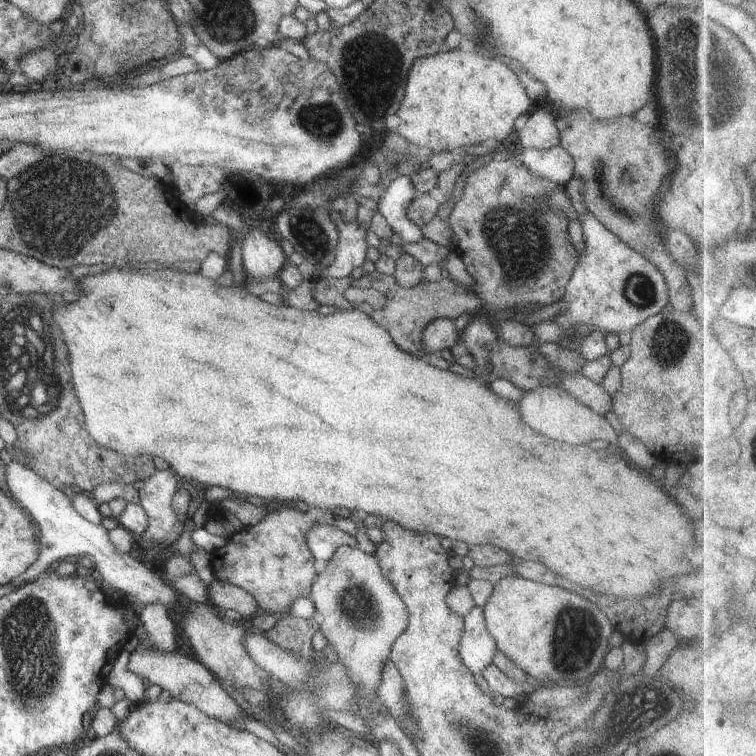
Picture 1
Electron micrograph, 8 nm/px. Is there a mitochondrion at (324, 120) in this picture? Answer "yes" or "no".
yes

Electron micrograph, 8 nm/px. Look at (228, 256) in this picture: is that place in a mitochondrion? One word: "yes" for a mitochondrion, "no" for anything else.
no

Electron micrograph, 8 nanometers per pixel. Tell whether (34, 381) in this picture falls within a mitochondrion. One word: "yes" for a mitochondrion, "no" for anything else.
yes

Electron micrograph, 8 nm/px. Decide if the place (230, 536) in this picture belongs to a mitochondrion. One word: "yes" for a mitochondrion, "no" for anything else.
no

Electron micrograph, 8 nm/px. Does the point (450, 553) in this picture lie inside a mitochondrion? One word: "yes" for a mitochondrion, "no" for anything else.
no

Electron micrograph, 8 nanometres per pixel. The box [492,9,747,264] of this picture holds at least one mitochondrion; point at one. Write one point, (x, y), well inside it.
(710, 69)

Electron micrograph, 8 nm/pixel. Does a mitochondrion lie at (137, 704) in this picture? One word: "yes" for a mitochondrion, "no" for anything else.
no

